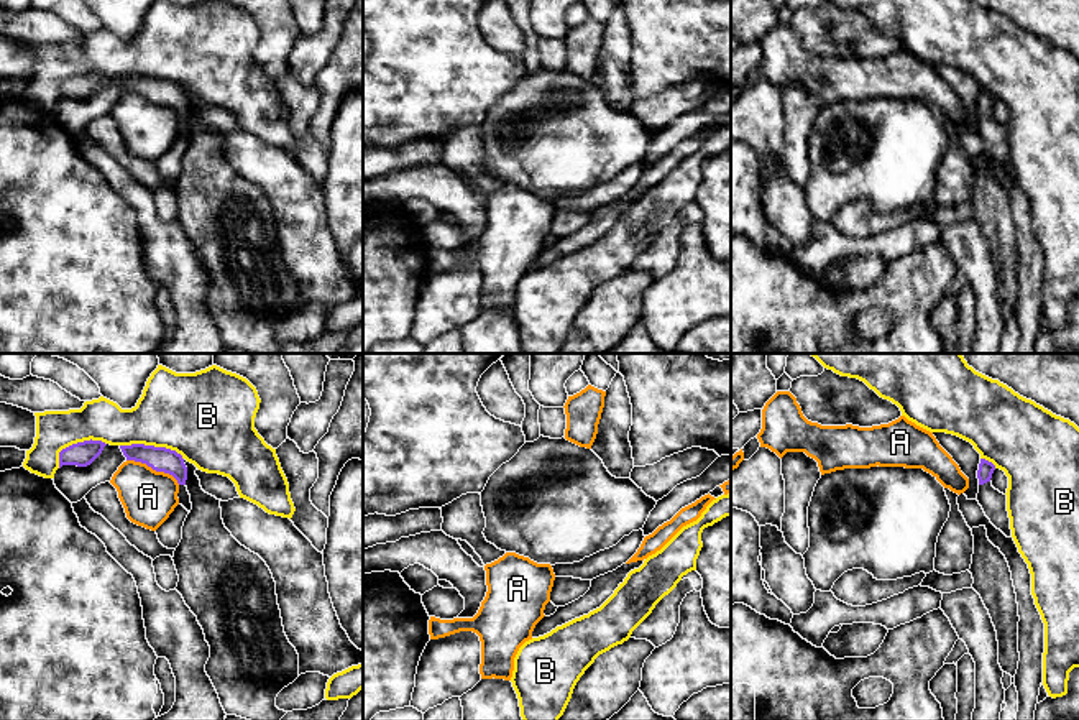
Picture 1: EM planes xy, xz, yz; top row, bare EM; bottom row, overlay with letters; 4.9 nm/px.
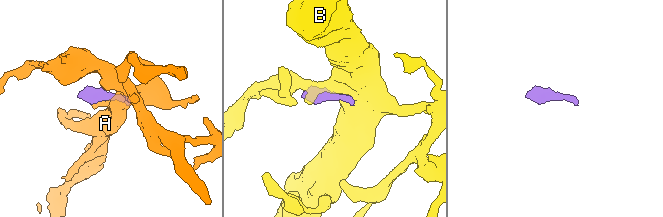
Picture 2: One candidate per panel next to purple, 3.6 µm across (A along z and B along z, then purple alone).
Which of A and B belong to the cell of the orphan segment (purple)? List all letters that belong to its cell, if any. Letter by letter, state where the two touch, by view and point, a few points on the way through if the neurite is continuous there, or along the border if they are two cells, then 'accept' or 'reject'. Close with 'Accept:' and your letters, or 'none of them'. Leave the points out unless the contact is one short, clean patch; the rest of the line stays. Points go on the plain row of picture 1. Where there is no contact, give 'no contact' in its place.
A: meets purple in xy at (153, 101); reject
B: meets purple in xy at (153, 78); reject
Accept: none of them

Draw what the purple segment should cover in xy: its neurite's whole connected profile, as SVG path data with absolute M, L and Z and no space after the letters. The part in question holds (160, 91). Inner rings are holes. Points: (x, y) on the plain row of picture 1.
M145 76L120 77L120 81L126 92L141 94L156 104L172 107L179 115L179 136L182 136L191 145L192 135L186 118L187 99L181 85L166 79L154 79Z

